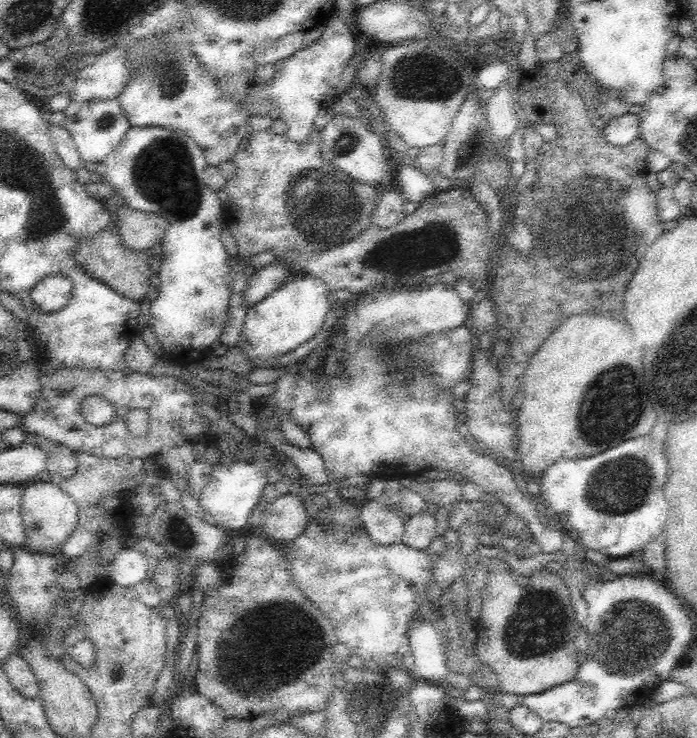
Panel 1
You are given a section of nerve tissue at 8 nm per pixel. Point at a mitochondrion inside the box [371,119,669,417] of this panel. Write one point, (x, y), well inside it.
(572, 230)

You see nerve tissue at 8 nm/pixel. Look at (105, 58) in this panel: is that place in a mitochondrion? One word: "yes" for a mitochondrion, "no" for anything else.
no

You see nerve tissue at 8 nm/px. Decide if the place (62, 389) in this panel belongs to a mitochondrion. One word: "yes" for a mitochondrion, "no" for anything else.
yes

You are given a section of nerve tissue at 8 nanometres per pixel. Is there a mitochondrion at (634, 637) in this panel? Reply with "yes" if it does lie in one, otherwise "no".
yes

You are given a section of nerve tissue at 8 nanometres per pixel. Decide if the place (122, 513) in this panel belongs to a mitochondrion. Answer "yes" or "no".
no

